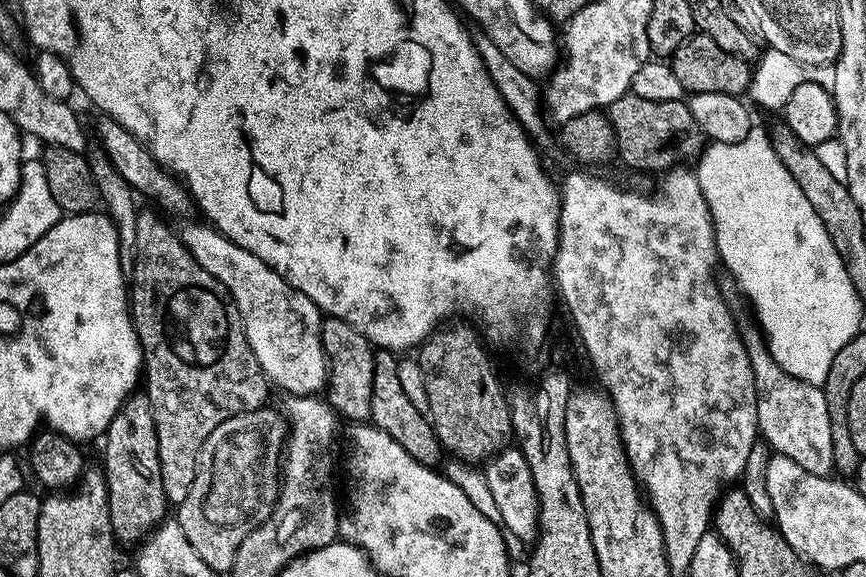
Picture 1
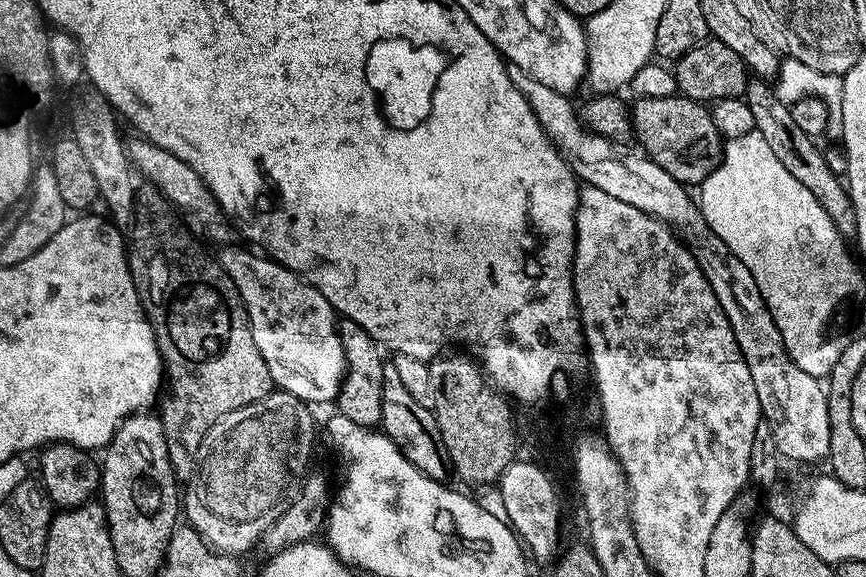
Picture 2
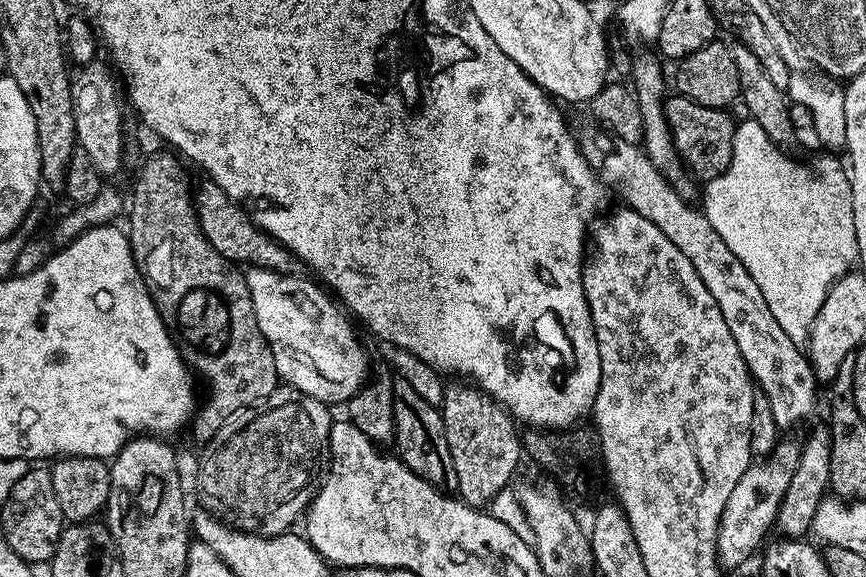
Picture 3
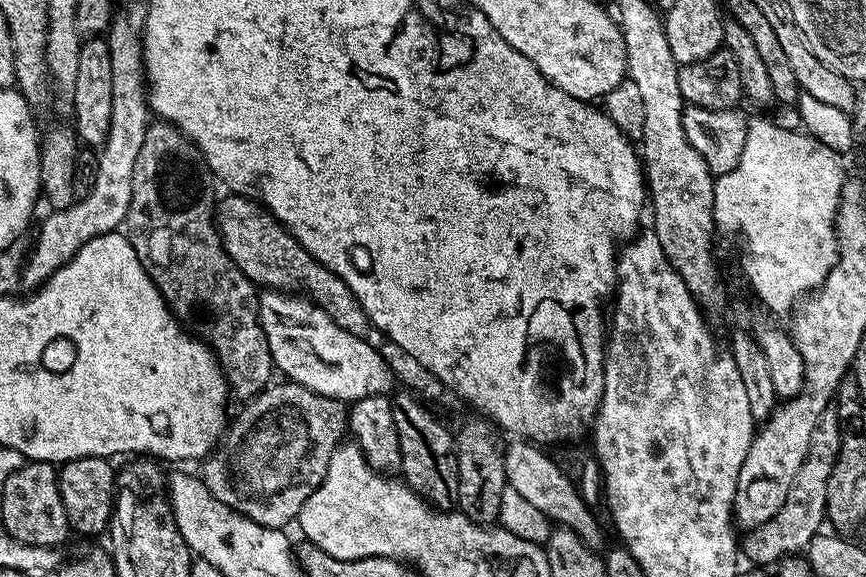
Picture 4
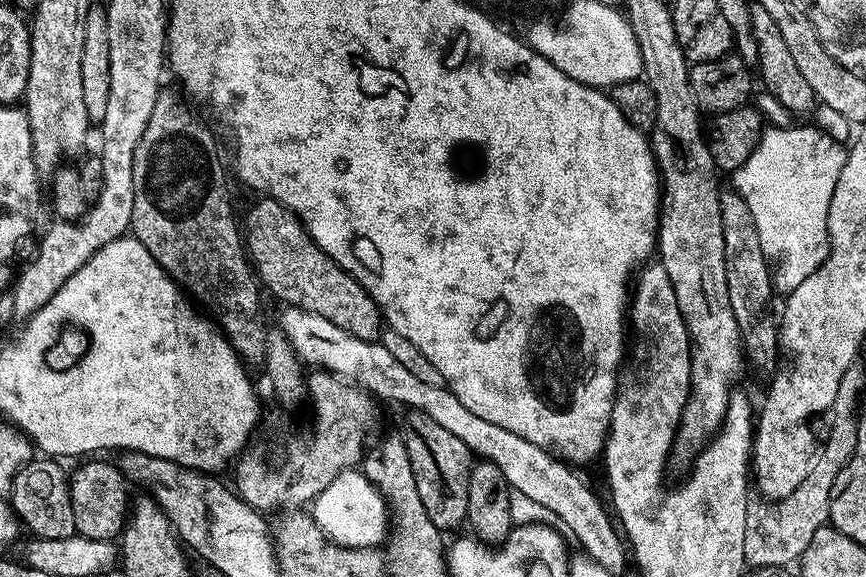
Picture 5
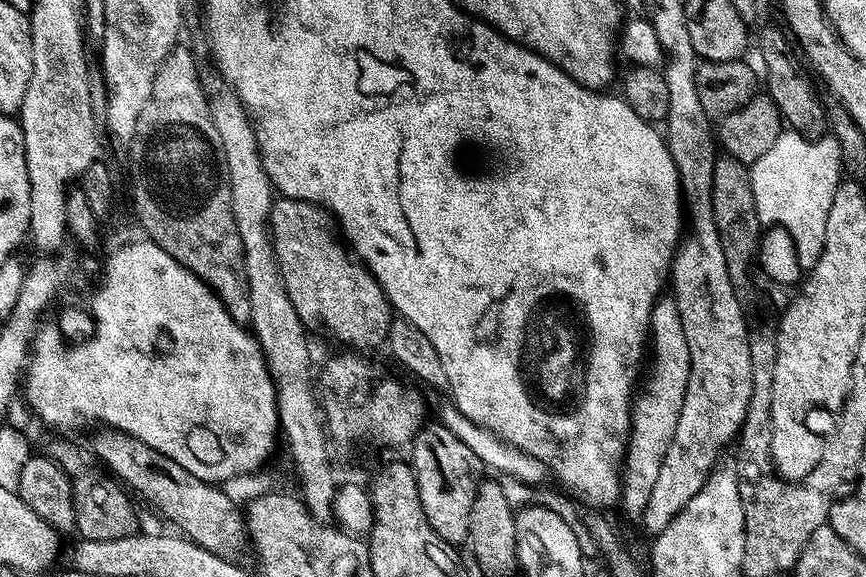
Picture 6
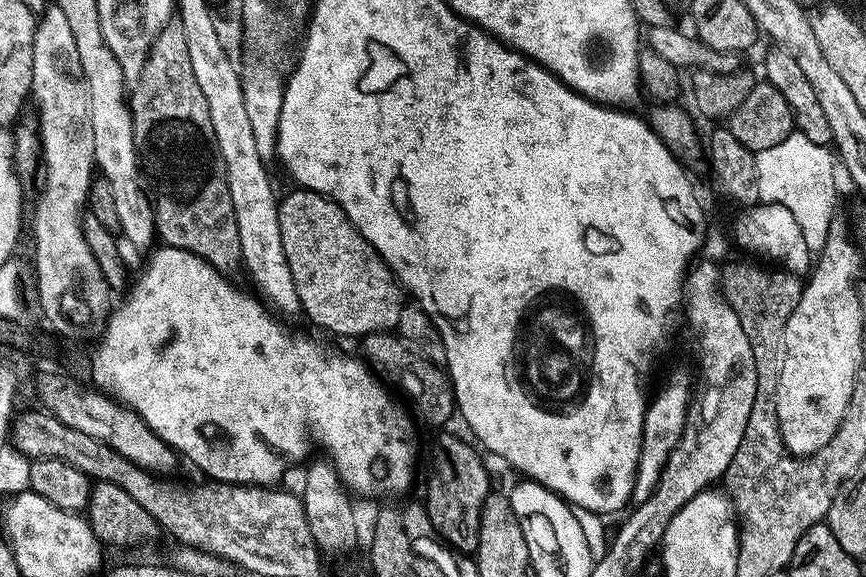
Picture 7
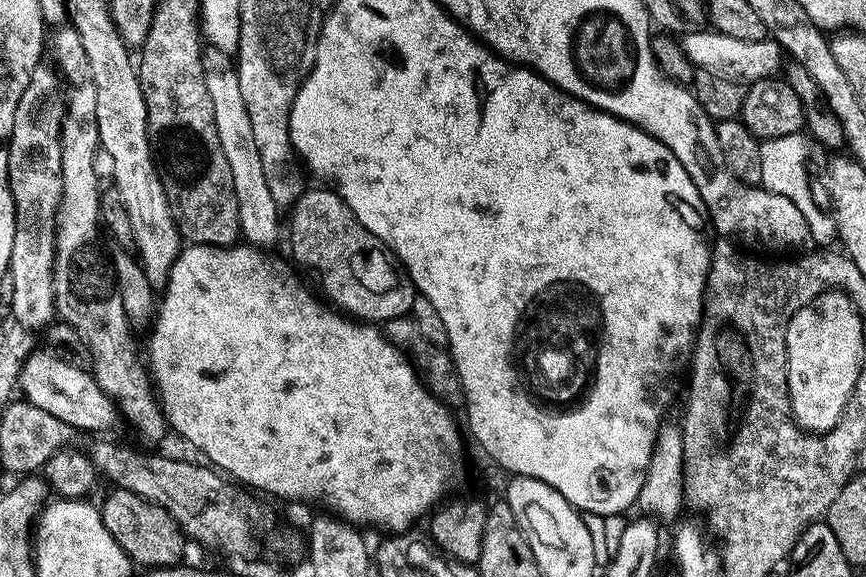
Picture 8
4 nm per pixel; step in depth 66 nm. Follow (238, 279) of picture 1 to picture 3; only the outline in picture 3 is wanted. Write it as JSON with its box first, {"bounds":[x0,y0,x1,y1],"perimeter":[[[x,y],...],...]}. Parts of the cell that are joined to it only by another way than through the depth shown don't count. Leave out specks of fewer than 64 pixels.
{"bounds":[245,267,367,406],"perimeter":[[[249,267],[245,271],[247,289],[250,290],[259,332],[270,346],[277,377],[285,385],[302,390],[308,397],[329,406],[334,406],[336,402],[347,403],[347,400],[367,381],[366,354],[354,336],[348,322],[349,317],[339,308],[335,299],[313,279],[300,278],[296,275],[270,271],[267,268]]]}

